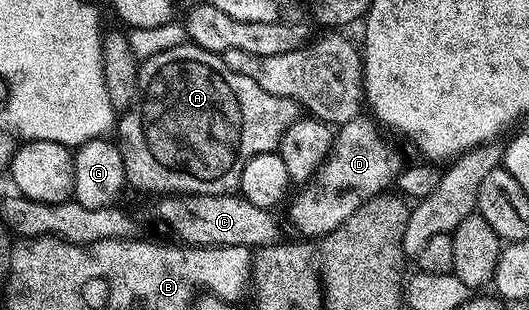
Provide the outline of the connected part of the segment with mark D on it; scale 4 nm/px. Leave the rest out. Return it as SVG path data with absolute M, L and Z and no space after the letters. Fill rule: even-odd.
M358 117L340 124L333 136L329 154L313 178L292 192L287 203L289 223L301 234L298 236L306 240L319 239L339 229L339 225L343 225L343 221L347 221L347 217L359 209L359 205L371 201L371 197L388 192L394 186L397 175L403 170L403 163L391 152L385 151L377 136L378 128L366 119Z

